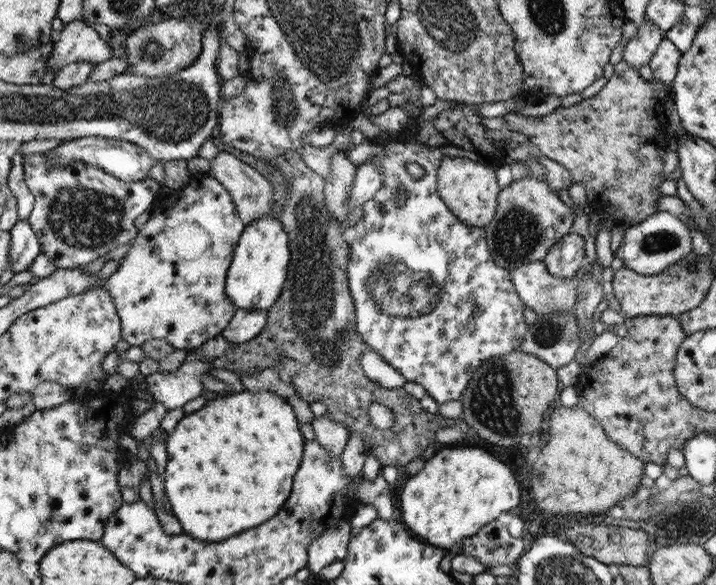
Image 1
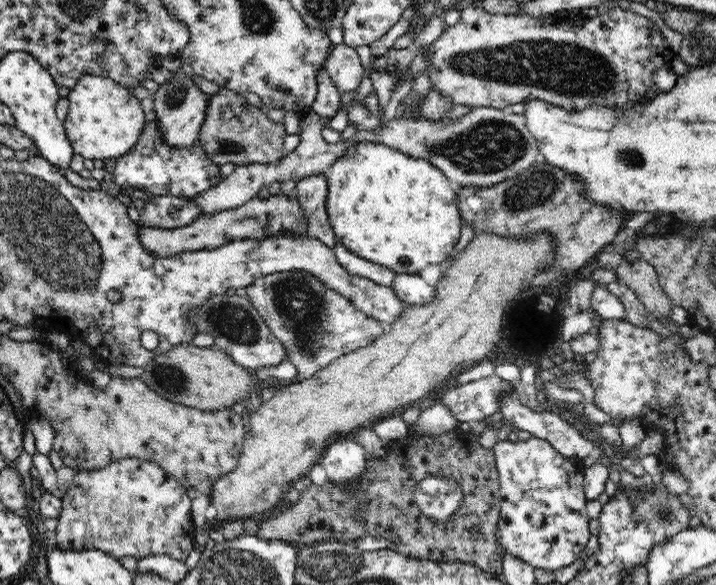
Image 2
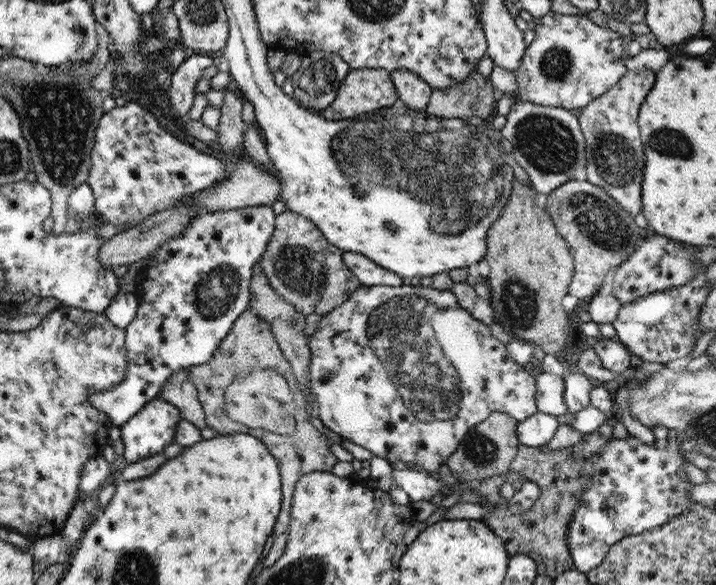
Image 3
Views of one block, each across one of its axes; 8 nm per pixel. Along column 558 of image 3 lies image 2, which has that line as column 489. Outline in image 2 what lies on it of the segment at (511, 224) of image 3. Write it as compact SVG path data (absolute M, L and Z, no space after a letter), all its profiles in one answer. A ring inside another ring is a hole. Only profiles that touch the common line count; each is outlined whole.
M489 232L475 233L471 242L467 245L466 249L458 254L452 261L447 275L444 278L440 277L439 283L436 285L436 298L434 302L428 302L424 306L420 304L407 304L404 308L404 314L390 326L386 326L386 331L376 338L372 344L364 346L364 348L358 348L358 350L352 350L348 354L344 354L341 357L333 360L326 368L318 370L310 378L301 380L300 382L293 382L290 385L282 387L275 395L267 402L255 405L250 415L248 416L250 425L248 426L247 434L242 447L242 454L238 458L238 466L236 470L226 476L218 477L213 483L212 490L210 492L210 499L212 499L212 507L216 508L218 520L237 520L238 518L253 518L259 512L265 512L269 508L272 508L283 497L282 488L293 480L298 481L311 470L314 465L320 464L320 458L324 454L324 450L328 444L332 443L338 438L350 437L352 432L356 432L358 428L371 428L377 421L384 419L387 415L394 415L397 412L407 408L410 405L417 403L428 402L434 393L441 385L450 378L453 374L454 368L458 365L464 364L467 360L480 361L490 350L494 350L494 346L498 346L500 343L500 329L502 322L502 314L504 314L504 308L507 302L510 302L518 295L523 288L528 288L528 283L536 275L545 272L545 268L549 268L549 264L554 260L554 246L555 238L549 234L549 232L538 232L538 234L532 234L532 236L522 236L522 238L509 238L509 236L496 236Z

